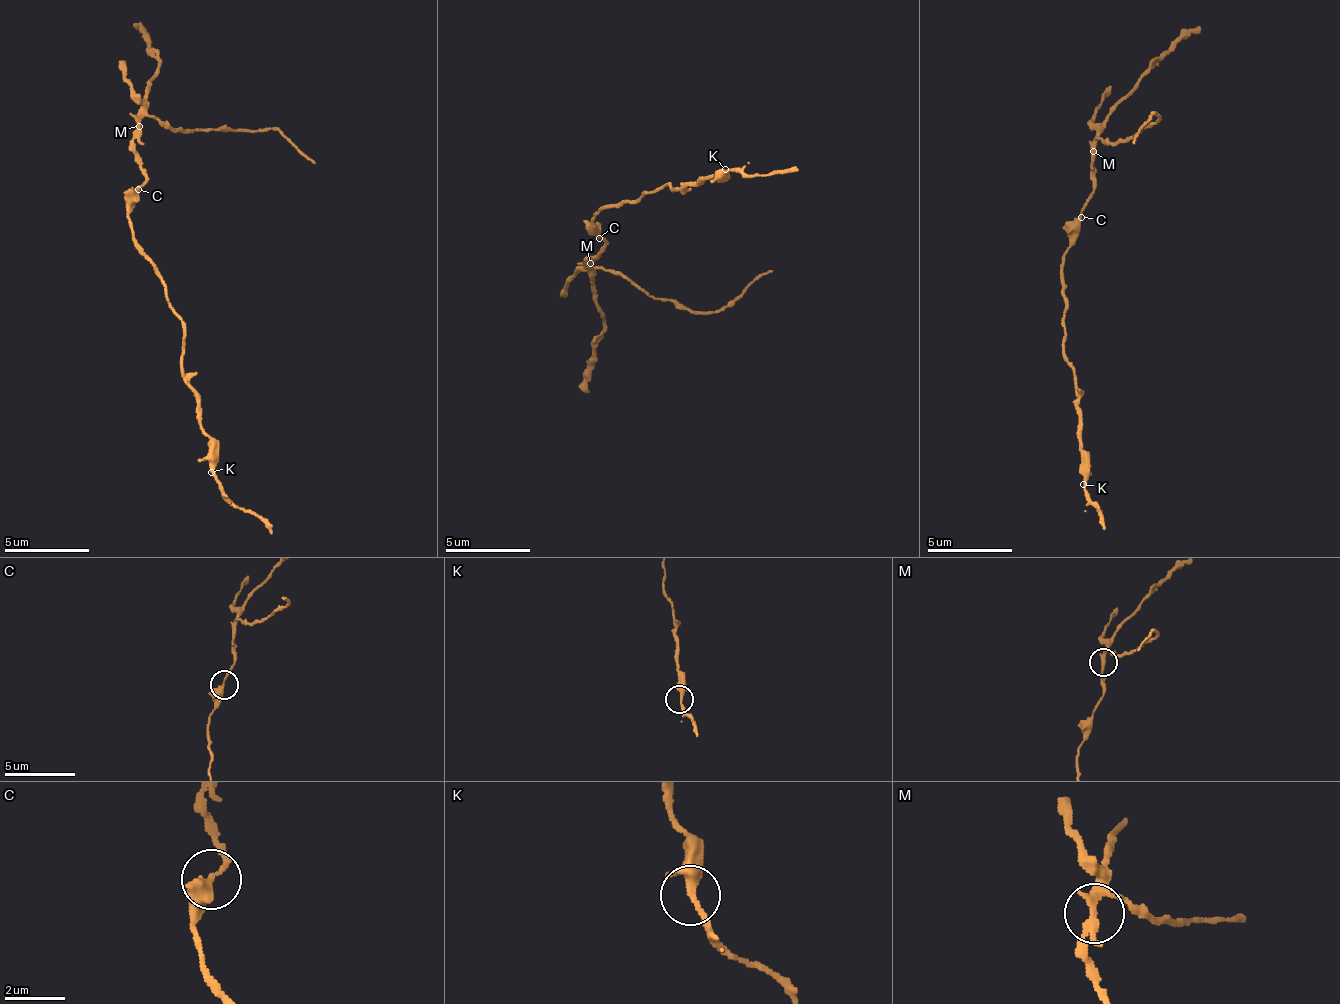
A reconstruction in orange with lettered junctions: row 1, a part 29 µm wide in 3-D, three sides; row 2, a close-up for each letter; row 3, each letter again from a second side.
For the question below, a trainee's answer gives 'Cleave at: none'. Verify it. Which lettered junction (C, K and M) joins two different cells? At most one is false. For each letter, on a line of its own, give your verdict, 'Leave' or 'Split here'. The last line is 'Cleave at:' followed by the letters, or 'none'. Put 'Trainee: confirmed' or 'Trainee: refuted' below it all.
C: Leave
K: Leave
M: Split here
Cleave at: M
Trainee: refuted

